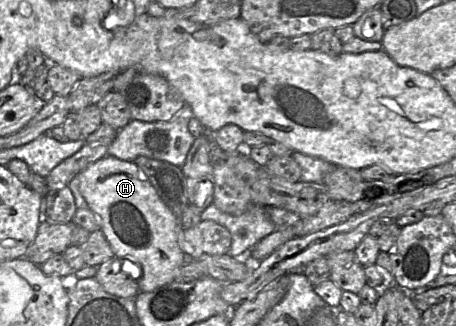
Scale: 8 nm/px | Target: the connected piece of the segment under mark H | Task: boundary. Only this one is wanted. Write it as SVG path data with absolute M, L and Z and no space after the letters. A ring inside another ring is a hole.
M107 155L86 167L77 176L79 191L87 202L88 208L98 216L100 230L109 242L114 256L119 259L128 259L141 267L142 276L137 282L139 293L152 292L174 282L178 269L191 259L187 258L178 245L181 231L179 220L161 200L142 170L134 162Z

